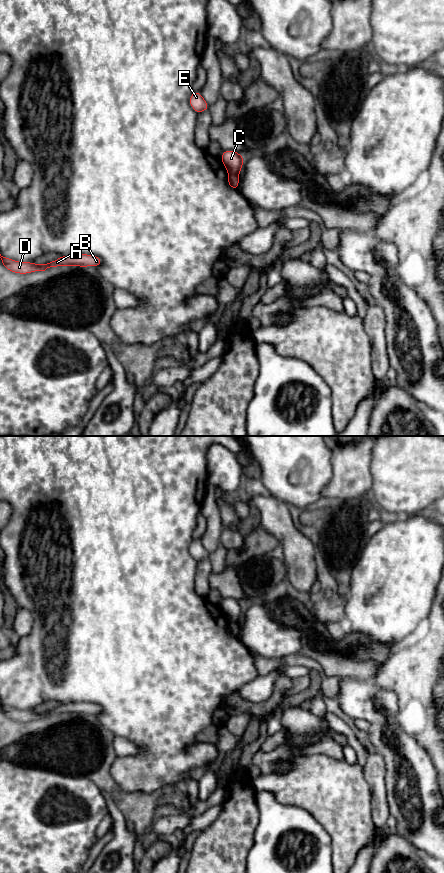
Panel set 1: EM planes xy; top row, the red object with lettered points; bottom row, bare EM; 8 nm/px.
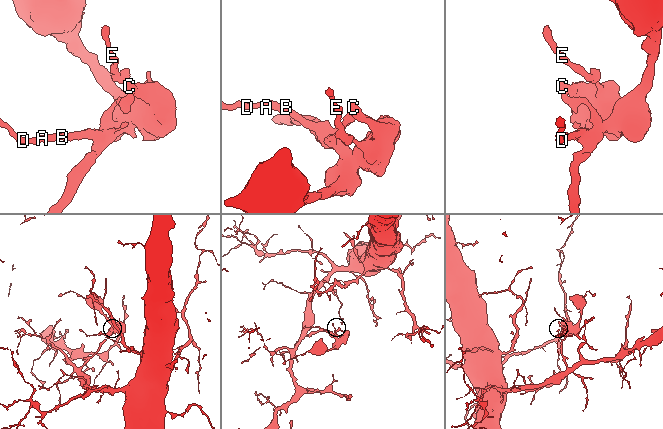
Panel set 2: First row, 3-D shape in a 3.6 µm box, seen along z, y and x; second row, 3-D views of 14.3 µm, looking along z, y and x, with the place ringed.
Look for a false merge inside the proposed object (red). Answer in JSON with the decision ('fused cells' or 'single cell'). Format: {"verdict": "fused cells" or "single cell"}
{"verdict": "fused cells"}

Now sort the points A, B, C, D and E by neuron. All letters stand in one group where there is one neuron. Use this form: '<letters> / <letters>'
A B D / C E

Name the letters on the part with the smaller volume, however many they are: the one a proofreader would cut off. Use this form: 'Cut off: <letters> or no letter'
Cut off: C, E

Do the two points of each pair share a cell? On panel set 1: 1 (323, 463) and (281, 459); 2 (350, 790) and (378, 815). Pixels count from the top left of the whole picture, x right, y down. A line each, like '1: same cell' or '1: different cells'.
1: same cell
2: different cells

